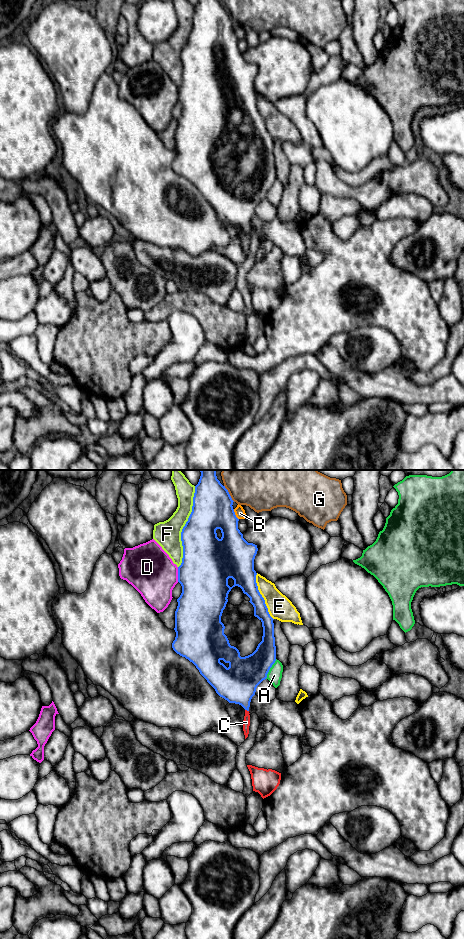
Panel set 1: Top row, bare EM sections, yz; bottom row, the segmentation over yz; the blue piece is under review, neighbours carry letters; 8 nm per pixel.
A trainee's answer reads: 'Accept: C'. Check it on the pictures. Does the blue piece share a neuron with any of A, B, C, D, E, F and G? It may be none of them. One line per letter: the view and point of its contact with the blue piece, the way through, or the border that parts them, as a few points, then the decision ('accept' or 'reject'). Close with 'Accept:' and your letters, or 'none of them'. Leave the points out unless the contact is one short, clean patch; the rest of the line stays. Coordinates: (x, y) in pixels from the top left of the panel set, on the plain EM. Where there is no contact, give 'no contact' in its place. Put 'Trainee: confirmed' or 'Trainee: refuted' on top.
Trainee: confirmed
A: yz (269, 189) | reject
B: yz (234, 34) | reject
C: yz (247, 230) | across yz (237, 204), (247, 230), (246, 242) | accept
D: yz (178, 94) | along yz (177, 87), (178, 101) | reject
E: yz (261, 116) | reject
F: yz (183, 47) | reject
G: yz (228, 13) | along yz (224, 5), (234, 21) | reject
Accept: C

